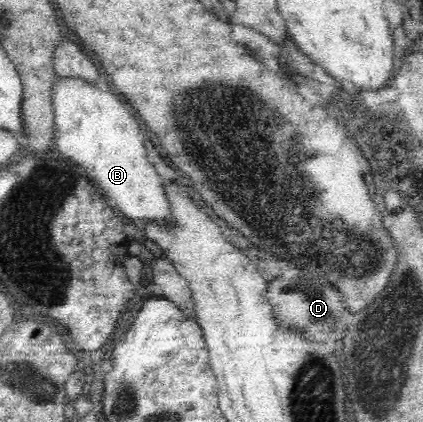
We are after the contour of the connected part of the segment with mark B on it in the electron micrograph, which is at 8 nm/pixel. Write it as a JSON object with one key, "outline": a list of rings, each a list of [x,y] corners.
{"outline":[[[56,75],[50,86],[51,102],[54,110],[55,151],[79,164],[89,180],[101,191],[106,203],[126,220],[144,223],[146,220],[168,220],[168,202],[163,192],[161,177],[147,160],[143,134],[135,121],[133,110],[115,92],[101,90],[96,83],[83,77]]]}

